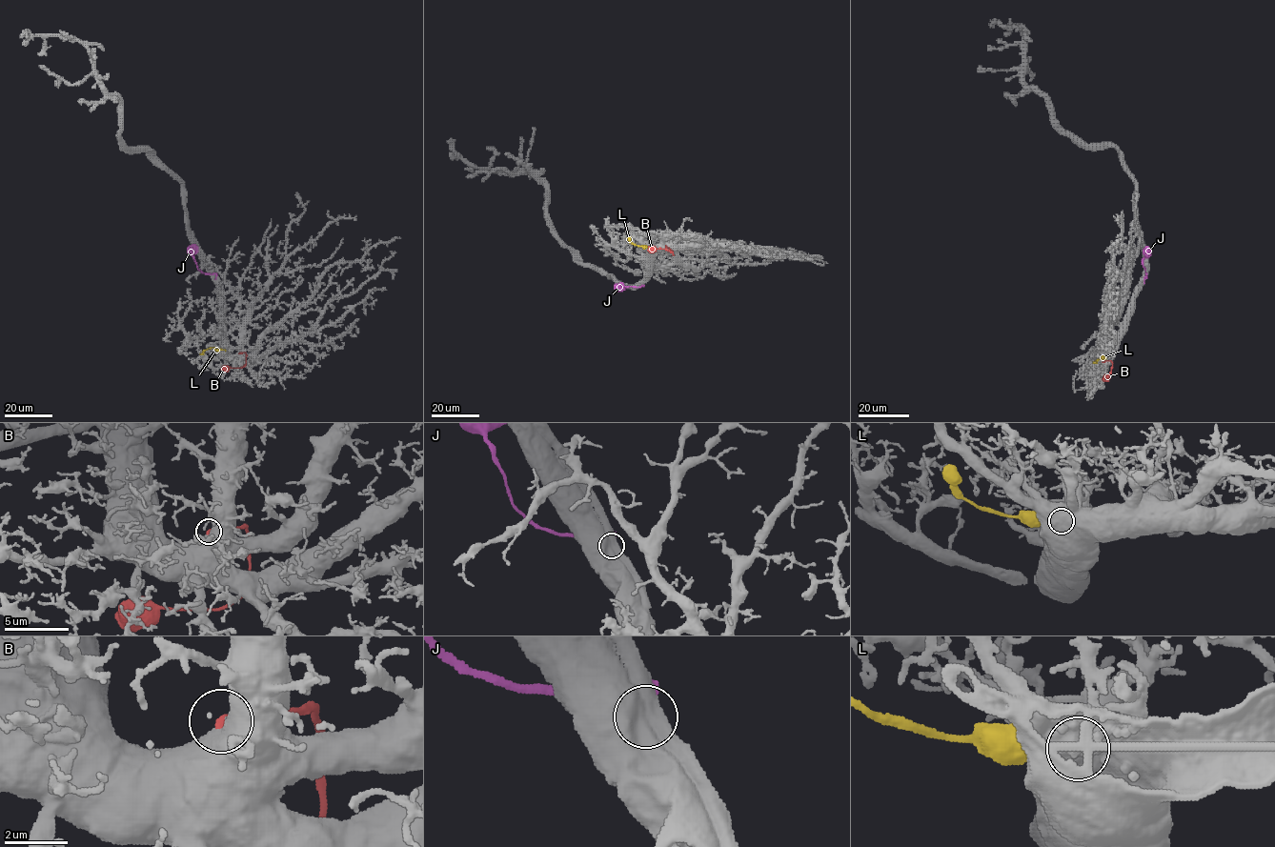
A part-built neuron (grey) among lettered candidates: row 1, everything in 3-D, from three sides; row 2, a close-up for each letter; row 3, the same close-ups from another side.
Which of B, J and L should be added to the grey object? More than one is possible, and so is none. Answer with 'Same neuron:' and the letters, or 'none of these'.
Same neuron: none of these

